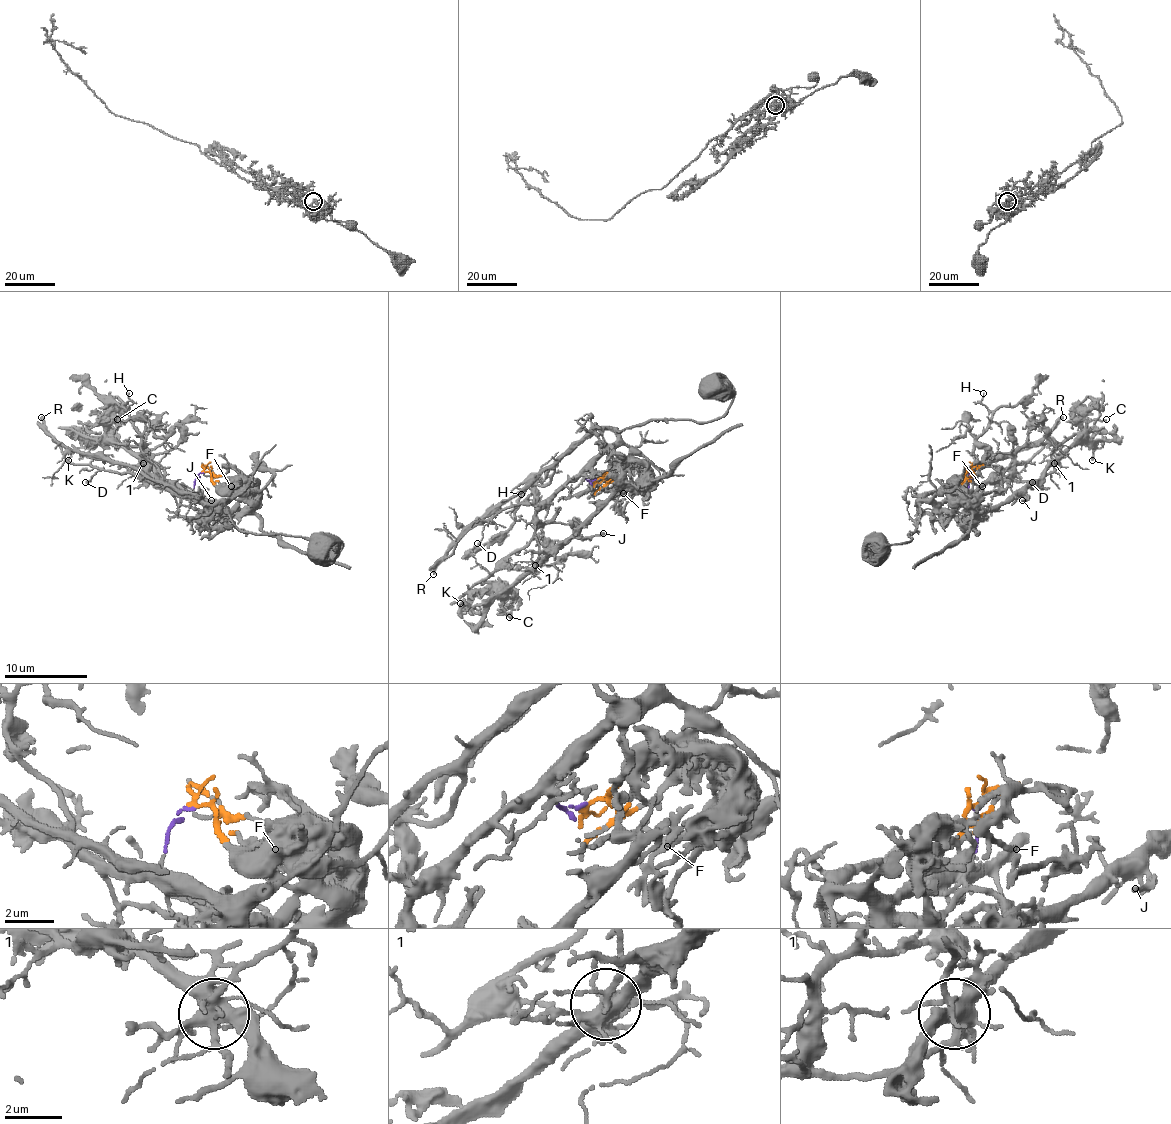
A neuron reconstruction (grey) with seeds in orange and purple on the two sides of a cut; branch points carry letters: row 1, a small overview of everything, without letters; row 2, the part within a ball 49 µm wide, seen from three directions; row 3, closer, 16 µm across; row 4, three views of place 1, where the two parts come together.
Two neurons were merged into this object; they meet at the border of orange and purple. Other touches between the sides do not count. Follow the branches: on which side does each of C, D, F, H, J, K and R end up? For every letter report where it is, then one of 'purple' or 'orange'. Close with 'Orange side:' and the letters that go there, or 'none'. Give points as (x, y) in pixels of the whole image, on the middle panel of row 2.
C: at (509, 617); orange
D: at (477, 543); purple
F: at (623, 493); orange
H: at (521, 494); purple
J: at (603, 533); orange
K: at (460, 603); orange
R: at (433, 574); purple
Orange side: C, F, J, K

